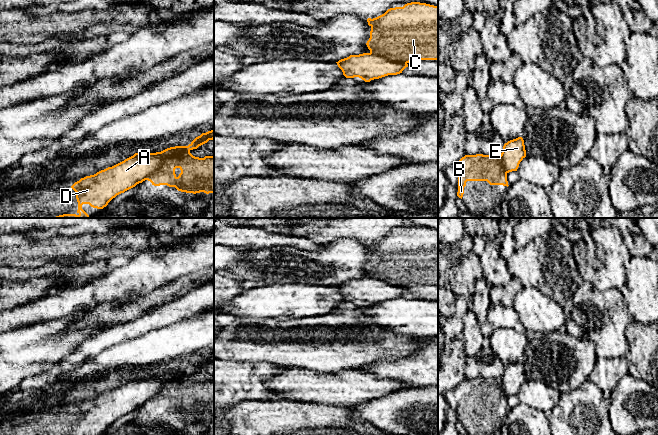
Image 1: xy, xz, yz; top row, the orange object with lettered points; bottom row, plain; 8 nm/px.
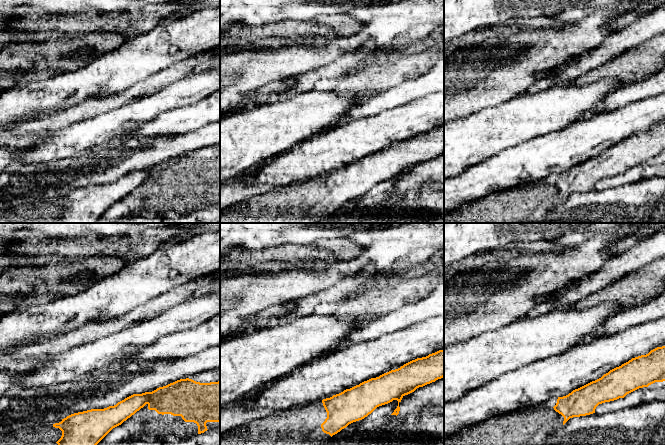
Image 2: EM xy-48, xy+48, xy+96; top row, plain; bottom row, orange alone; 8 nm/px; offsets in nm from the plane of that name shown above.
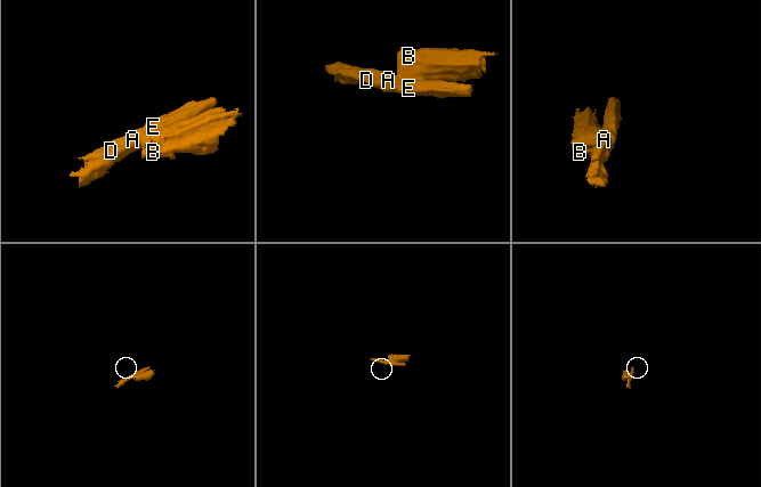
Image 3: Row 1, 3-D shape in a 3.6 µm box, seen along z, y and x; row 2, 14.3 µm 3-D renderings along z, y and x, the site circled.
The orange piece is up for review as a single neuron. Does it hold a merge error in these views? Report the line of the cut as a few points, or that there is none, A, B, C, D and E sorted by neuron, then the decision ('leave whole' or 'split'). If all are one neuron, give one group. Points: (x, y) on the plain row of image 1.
xy (189, 374), (169, 379), (144, 403) | A D E / B C | split

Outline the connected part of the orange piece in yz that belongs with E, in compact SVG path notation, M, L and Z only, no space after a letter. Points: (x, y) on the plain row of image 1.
M518 361L505 367L500 379L503 391L507 397L517 395L520 386L525 381L526 374L522 361Z

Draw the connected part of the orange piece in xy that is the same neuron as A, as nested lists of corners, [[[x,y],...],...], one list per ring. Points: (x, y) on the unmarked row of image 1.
[[[214,353],[206,357],[202,357],[200,360],[196,361],[188,370],[170,371],[161,376],[149,377],[147,379],[143,377],[135,377],[133,380],[112,391],[101,394],[94,399],[81,402],[71,410],[71,412],[76,416],[76,423],[78,426],[77,435],[84,435],[82,433],[83,428],[89,428],[93,432],[103,433],[117,419],[124,417],[125,415],[135,411],[137,408],[145,405],[149,399],[151,399],[161,390],[167,381],[180,379],[185,375],[197,373],[199,370],[213,363]]]

